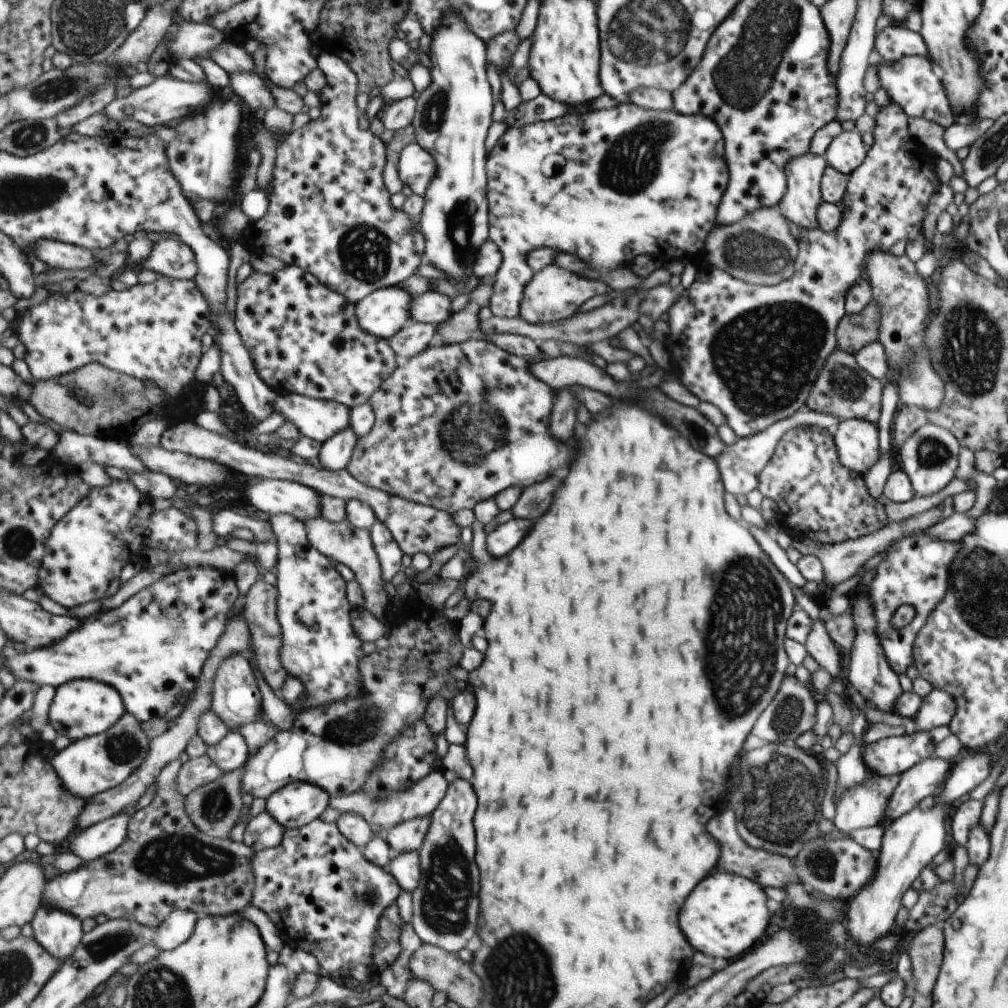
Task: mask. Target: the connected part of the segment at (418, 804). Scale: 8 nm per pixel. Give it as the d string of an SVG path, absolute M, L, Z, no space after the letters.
M442 768L432 770L427 777L417 781L411 789L401 793L389 793L388 797L376 799L369 793L361 791L350 795L331 797L331 806L338 808L341 812L360 814L370 824L381 824L389 828L399 825L400 822L408 821L417 817L431 817L440 808L441 801L448 793L448 778L445 778Z

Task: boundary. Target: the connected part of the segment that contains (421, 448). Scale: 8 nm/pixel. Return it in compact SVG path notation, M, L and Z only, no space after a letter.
M483 338L469 339L468 341L453 343L452 345L434 343L421 354L410 358L403 366L397 367L392 376L373 394L371 402L376 414L375 424L371 432L368 432L368 435L359 437L347 470L362 483L394 495L402 496L412 502L438 508L452 515L460 510L474 509L475 505L482 500L497 498L498 494L501 494L504 490L509 490L509 487L521 486L523 489L526 489L537 484L537 482L541 482L541 480L545 480L545 478L549 478L553 472L565 468L565 464L569 466L569 462L573 460L573 454L575 454L575 446L569 444L569 448L563 448L565 444L559 438L555 438L555 435L552 433L552 412L556 406L557 390L549 383L537 378L537 375L533 374L533 371L530 369L531 364L541 362L545 358L549 357L544 353L543 357L533 357L532 359L520 357Z

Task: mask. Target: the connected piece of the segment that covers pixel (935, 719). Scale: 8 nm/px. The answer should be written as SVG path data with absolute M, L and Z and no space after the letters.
M931 689L929 694L920 698L914 720L917 731L926 731L935 726L945 726L955 714L956 704L952 696L939 689Z

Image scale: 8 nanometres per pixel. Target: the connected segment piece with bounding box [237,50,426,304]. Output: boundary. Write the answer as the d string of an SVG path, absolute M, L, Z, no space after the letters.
M323 50L318 56L318 66L327 77L327 84L320 92L322 100L320 116L315 120L310 120L300 129L282 136L282 141L277 147L278 155L271 188L266 192L270 200L267 214L261 220L250 223L250 226L243 230L243 234L241 234L237 242L243 244L250 252L254 251L254 248L258 244L261 244L263 255L275 256L286 264L301 266L304 271L317 275L317 278L320 278L321 282L329 285L333 290L341 291L351 302L357 304L377 289L397 286L397 284L405 282L407 278L411 278L417 272L417 268L426 262L426 238L420 227L420 222L414 221L410 217L410 214L405 212L402 207L400 209L393 208L393 204L389 201L391 200L391 193L384 177L388 164L388 146L379 136L375 136L369 129L363 130L361 124L359 124L359 114L357 113L359 112L358 108L362 102L362 98L358 92L358 76L356 72L339 55Z

